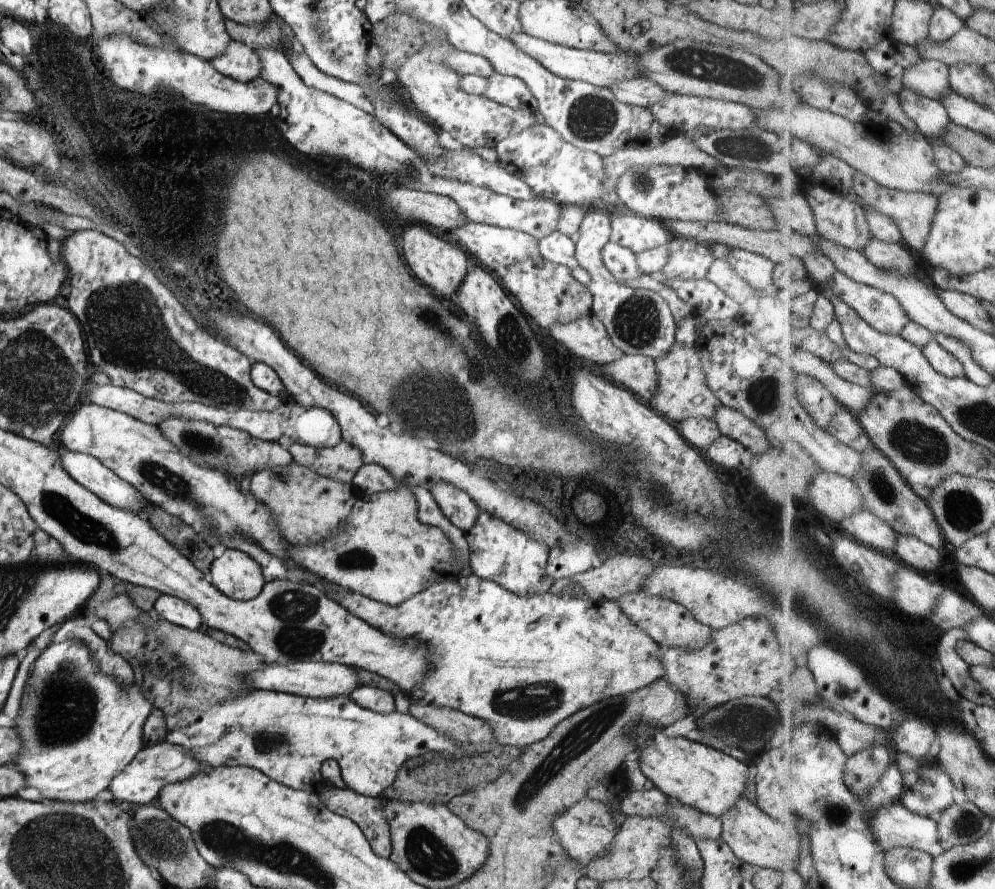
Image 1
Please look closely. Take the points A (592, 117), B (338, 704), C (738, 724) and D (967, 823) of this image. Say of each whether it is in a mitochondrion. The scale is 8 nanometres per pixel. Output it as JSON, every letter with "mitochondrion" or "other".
{"A":"mitochondrion","B":"other","C":"mitochondrion","D":"mitochondrion"}

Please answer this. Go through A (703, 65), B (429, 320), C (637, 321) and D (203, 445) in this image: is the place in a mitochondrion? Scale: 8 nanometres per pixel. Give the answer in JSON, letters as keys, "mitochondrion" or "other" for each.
{"A":"mitochondrion","B":"mitochondrion","C":"mitochondrion","D":"mitochondrion"}

